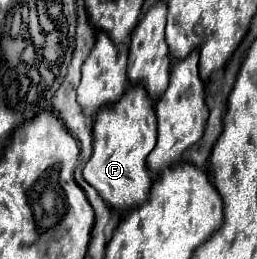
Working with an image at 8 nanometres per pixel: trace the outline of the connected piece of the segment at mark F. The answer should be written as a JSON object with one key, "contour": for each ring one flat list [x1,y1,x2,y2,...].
{"contour":[[131,86,123,98,117,102,117,106,107,106,107,110,101,110,101,114,95,116,93,124,93,154,89,162,83,168,83,178,99,192,99,196,117,212,133,210,135,206,141,206,147,202,147,190,151,190,151,174,147,170,147,156,155,148,157,142,157,120,153,102,149,100,143,86]]}

